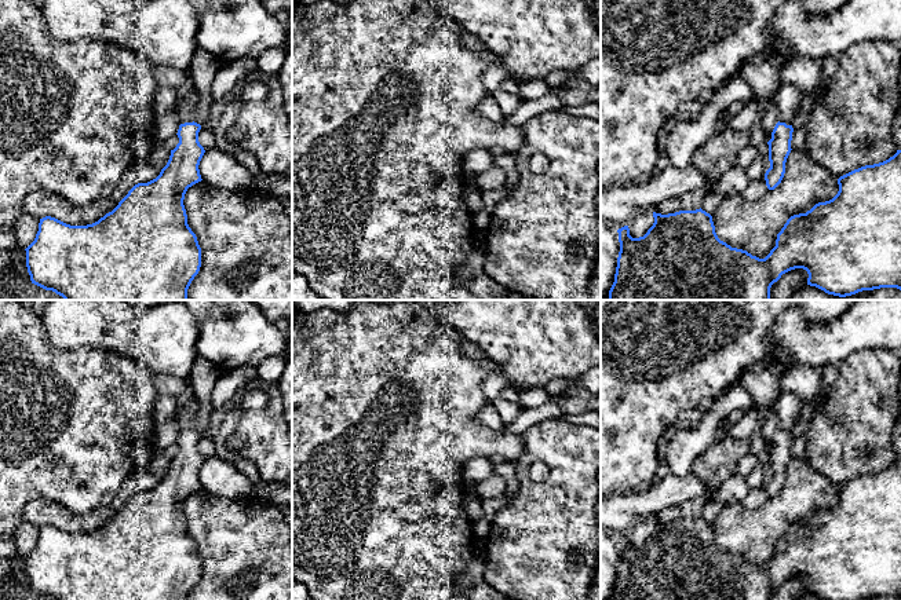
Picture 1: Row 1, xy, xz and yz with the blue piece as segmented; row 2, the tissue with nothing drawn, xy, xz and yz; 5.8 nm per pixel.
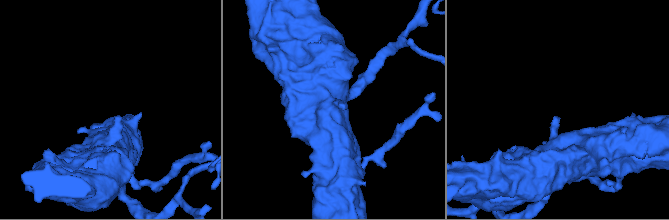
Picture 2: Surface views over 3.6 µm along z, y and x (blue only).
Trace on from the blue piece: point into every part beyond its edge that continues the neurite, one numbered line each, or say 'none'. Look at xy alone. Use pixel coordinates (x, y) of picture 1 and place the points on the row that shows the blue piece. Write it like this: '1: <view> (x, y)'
1: xy (186, 108)

